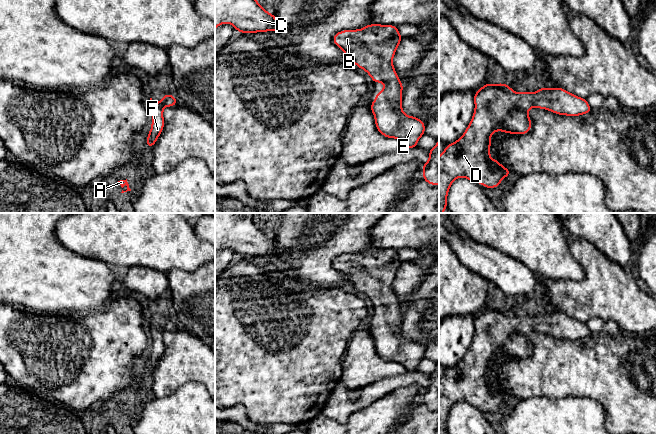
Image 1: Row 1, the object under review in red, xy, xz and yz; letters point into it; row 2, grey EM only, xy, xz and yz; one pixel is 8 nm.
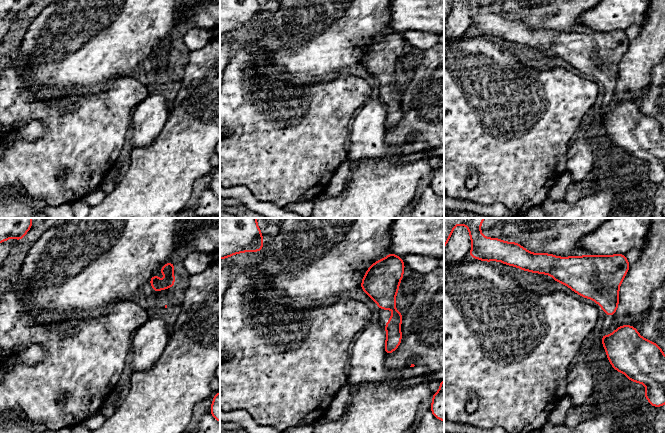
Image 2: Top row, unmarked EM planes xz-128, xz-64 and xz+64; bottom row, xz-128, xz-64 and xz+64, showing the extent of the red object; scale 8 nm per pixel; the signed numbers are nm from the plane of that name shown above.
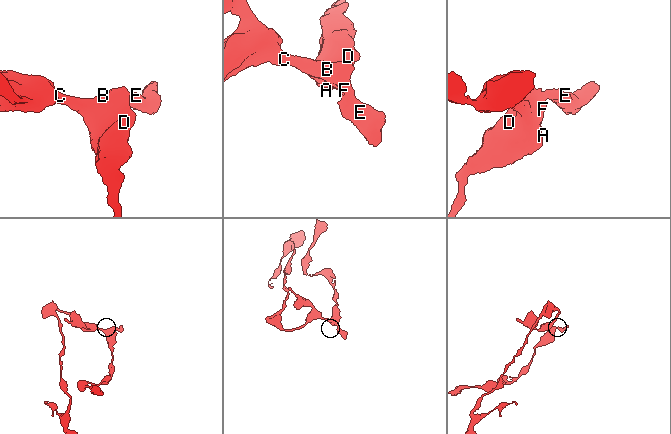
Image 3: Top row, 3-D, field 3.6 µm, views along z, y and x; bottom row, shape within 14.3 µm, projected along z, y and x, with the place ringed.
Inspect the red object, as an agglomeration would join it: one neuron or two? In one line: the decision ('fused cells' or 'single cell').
single cell

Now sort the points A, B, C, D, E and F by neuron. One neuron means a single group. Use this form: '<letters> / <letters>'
A B C D E F

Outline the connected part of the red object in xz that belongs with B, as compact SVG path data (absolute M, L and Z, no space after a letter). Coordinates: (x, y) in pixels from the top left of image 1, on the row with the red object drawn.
M370 24L363 29L337 32L333 42L357 67L364 69L374 83L385 83L384 89L370 104L377 130L383 136L399 139L408 149L413 149L425 134L425 124L402 111L403 83L392 64L401 39L396 26Z

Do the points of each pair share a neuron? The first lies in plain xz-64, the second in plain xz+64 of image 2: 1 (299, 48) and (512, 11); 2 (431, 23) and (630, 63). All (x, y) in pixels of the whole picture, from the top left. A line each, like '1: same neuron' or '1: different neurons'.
1: different neurons
2: different neurons

